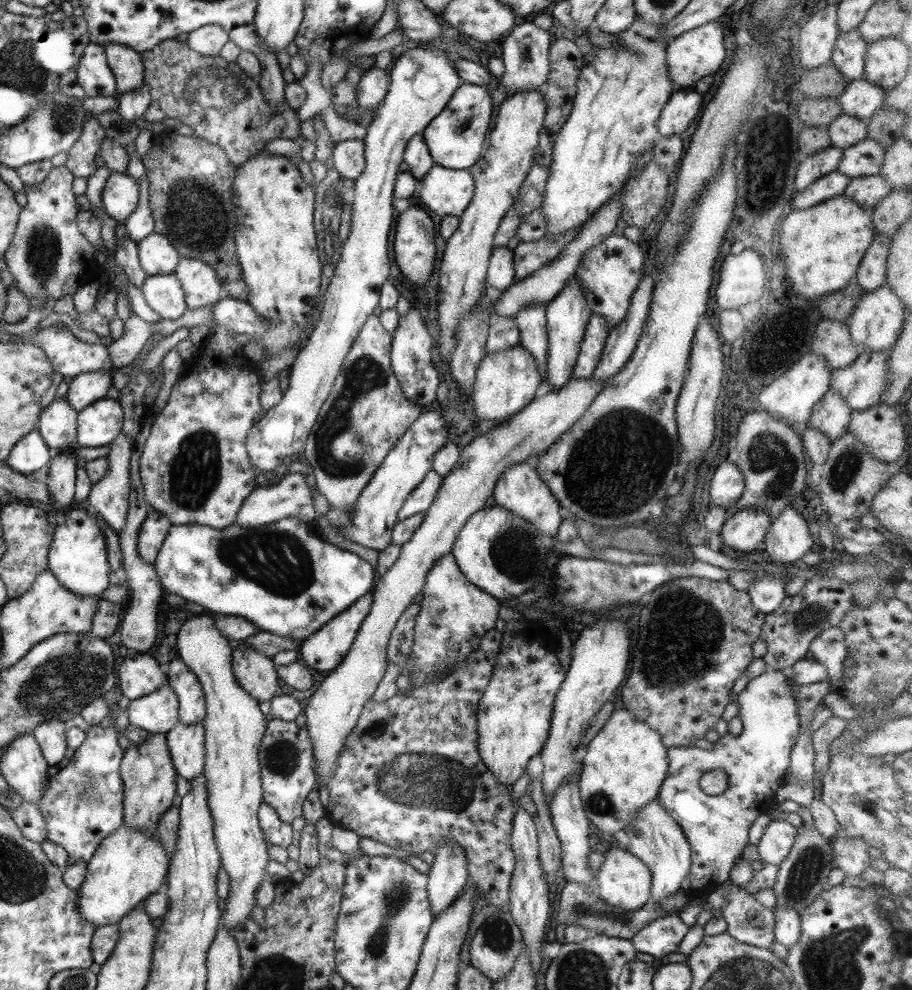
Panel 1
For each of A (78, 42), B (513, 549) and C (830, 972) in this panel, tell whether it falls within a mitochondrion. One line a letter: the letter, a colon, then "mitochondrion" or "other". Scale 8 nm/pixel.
A: other
B: mitochondrion
C: mitochondrion

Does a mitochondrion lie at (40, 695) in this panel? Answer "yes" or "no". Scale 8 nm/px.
yes

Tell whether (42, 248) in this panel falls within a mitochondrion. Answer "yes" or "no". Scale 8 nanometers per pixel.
yes

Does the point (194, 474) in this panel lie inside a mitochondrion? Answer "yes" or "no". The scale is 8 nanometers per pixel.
yes

